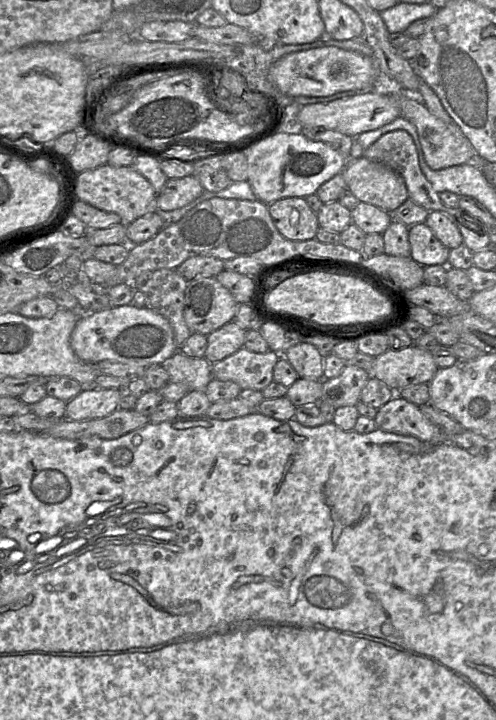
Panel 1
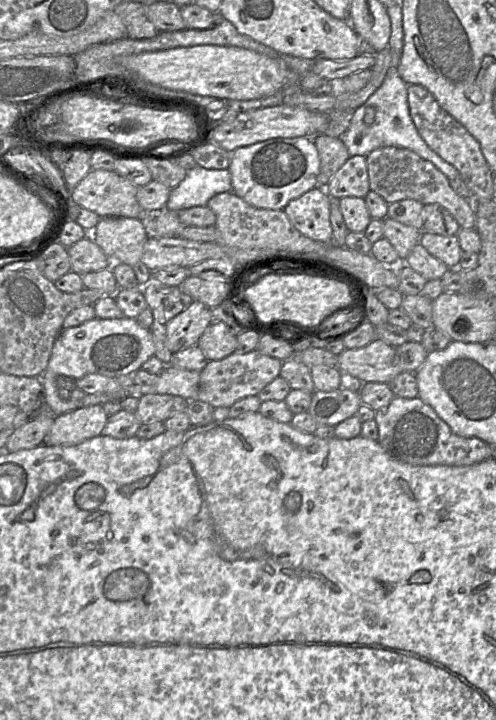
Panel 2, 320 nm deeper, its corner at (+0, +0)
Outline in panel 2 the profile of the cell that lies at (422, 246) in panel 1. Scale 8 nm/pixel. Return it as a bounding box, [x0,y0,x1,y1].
[419,232,462,269]

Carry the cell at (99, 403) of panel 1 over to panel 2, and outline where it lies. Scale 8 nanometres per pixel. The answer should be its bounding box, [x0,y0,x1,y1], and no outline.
[44,405,108,446]

